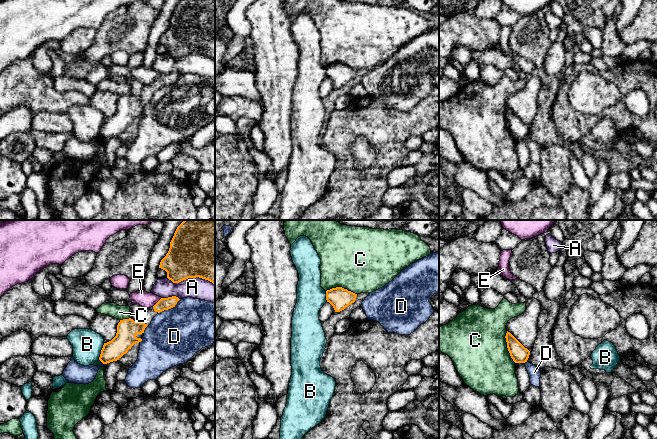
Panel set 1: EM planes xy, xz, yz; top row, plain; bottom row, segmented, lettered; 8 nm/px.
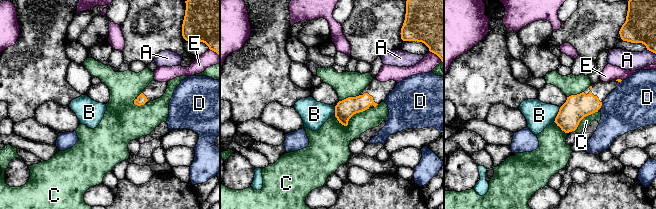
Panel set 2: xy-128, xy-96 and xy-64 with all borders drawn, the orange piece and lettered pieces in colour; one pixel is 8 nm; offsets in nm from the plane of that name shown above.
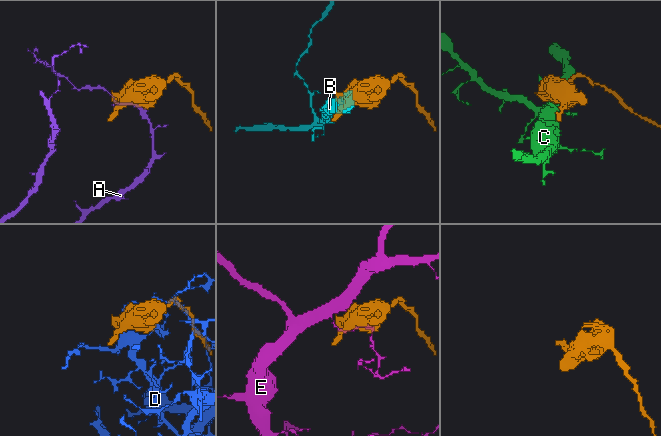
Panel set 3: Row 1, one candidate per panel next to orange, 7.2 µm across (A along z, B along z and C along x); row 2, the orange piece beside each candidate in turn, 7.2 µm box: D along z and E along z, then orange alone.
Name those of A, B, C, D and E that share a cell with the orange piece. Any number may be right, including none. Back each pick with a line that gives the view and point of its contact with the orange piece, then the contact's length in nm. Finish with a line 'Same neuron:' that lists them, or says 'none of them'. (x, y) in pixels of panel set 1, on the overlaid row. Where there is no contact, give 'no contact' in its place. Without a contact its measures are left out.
Same neuron: none of them

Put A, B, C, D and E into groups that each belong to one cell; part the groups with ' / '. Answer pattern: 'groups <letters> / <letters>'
groups A / B / C / D / E

